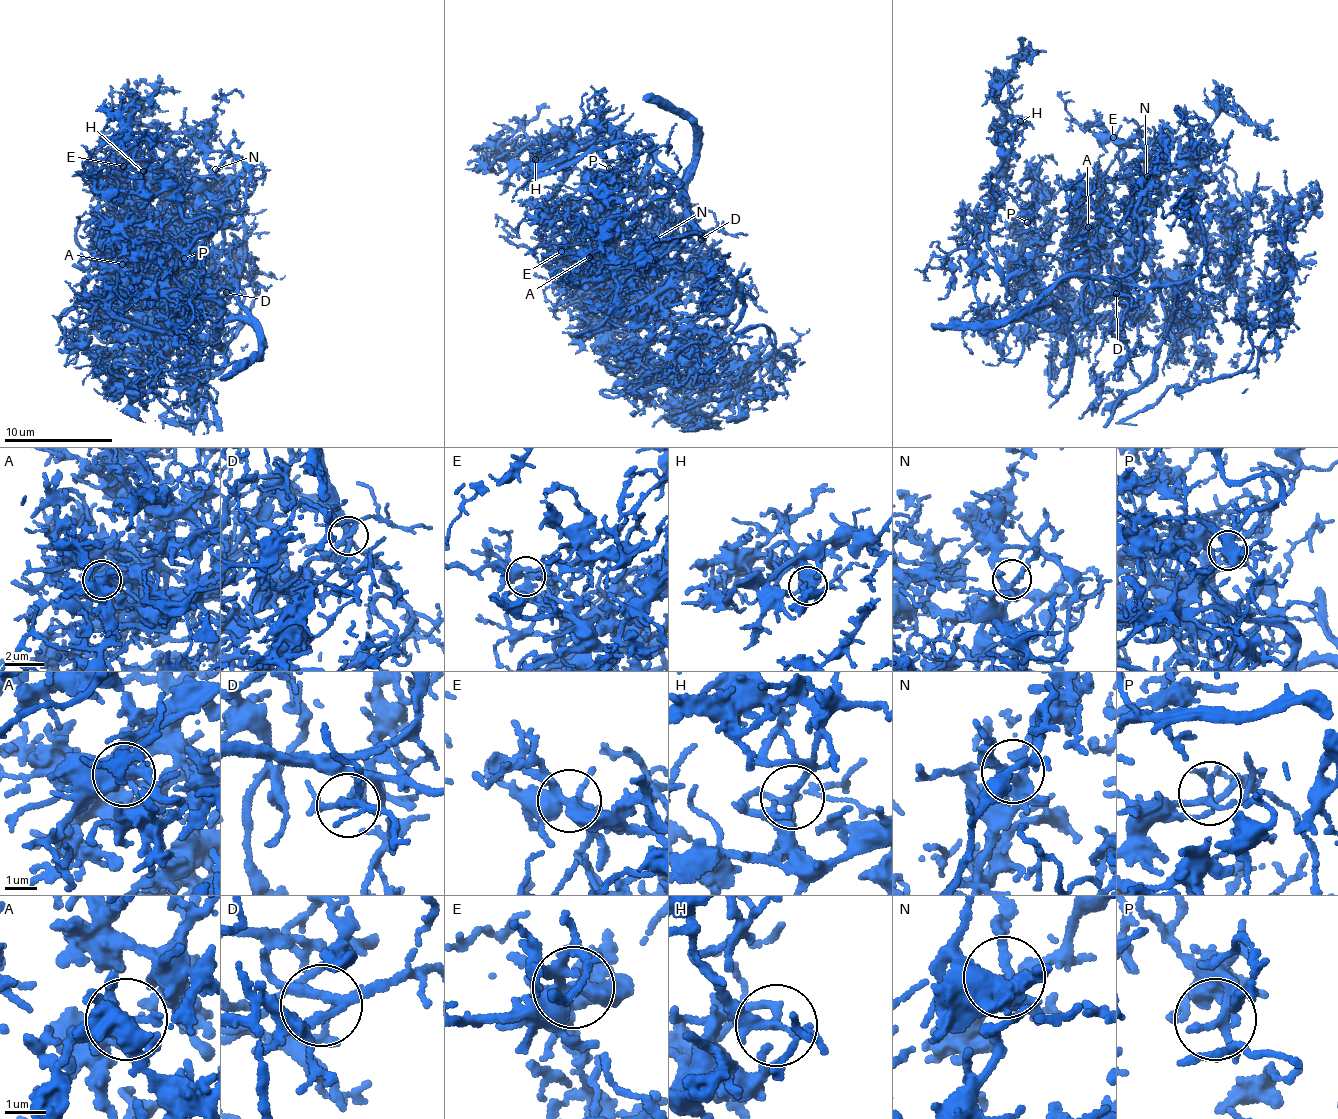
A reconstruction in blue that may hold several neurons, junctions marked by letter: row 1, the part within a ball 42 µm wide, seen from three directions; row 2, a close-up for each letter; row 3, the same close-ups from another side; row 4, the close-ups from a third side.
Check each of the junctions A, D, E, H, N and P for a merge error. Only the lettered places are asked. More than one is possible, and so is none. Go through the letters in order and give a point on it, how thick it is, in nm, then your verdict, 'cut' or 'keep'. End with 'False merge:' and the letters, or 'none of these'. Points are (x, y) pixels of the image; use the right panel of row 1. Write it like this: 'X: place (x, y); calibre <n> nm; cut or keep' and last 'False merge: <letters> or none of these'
A: place (1088, 227); calibre 360 nm; keep
D: place (1116, 293); calibre 200 nm; keep
E: place (1113, 137); calibre 360 nm; keep
H: place (1020, 121); calibre 200 nm; keep
N: place (1147, 176); calibre 280 nm; keep
P: place (1027, 222); calibre 200 nm; keep
False merge: none of these

